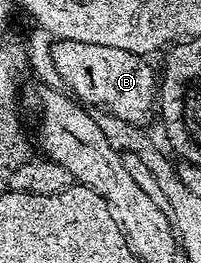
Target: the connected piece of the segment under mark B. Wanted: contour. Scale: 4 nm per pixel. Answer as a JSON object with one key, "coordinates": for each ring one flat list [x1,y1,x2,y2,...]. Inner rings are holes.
{"coordinates":[[58,40,52,50,54,63,57,65,61,82,67,86,68,92,78,102,86,106,102,105,102,110,108,111,114,117,125,120,129,124,148,126,149,116,154,116,155,102,159,97,159,79,148,64,146,58,137,57,130,51,119,51,119,47,103,47,98,44,79,43,78,41]]}

